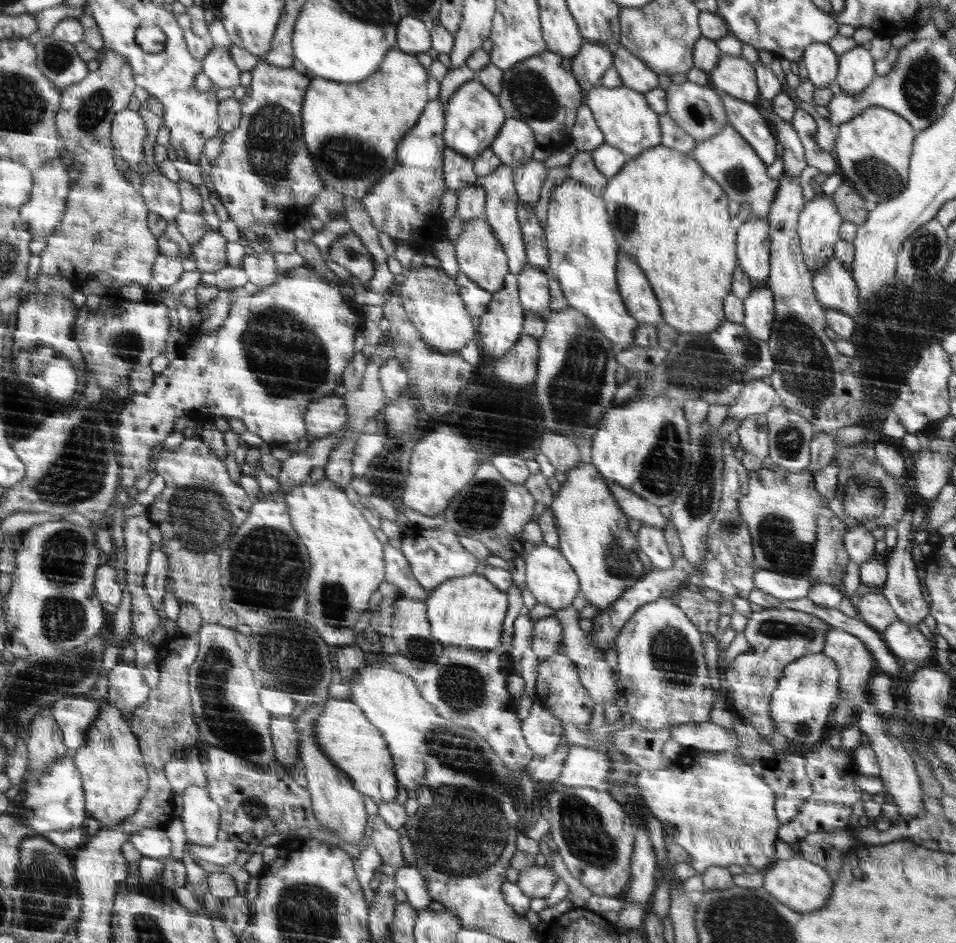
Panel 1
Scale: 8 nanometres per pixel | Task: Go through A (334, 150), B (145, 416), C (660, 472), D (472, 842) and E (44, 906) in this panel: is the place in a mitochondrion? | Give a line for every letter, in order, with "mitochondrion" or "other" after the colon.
A: mitochondrion
B: other
C: mitochondrion
D: mitochondrion
E: mitochondrion

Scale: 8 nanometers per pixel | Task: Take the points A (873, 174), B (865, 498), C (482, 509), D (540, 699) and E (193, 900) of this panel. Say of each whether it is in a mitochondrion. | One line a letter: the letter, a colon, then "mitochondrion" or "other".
A: mitochondrion
B: mitochondrion
C: mitochondrion
D: other
E: other

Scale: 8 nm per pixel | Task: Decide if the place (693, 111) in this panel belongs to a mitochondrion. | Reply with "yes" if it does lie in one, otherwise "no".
yes

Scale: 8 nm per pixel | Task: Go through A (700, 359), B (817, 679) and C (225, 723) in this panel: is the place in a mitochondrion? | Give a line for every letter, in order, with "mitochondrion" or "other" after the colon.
A: mitochondrion
B: other
C: mitochondrion

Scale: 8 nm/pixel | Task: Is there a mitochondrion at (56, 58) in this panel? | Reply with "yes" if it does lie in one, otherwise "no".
yes

